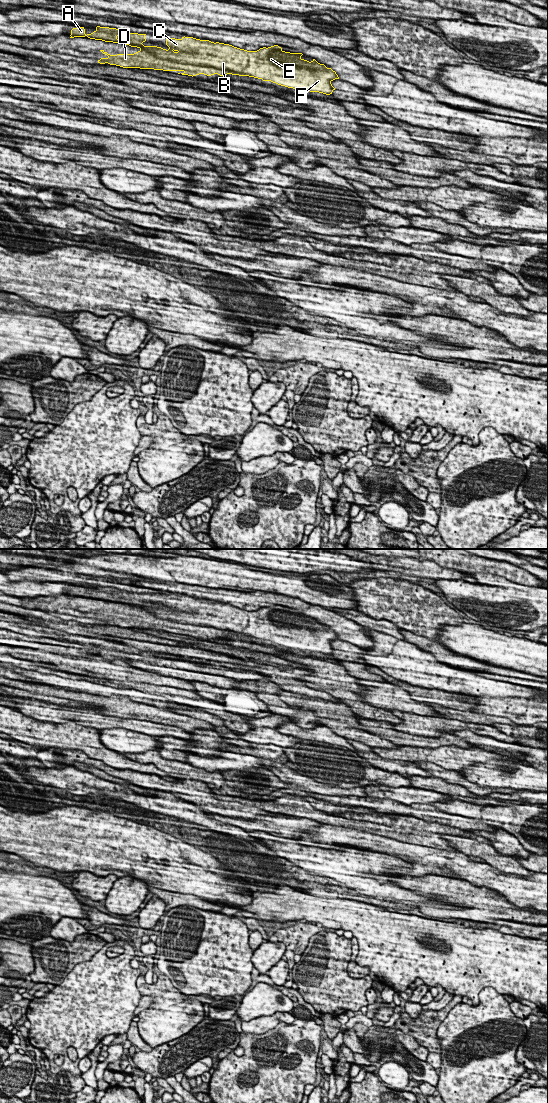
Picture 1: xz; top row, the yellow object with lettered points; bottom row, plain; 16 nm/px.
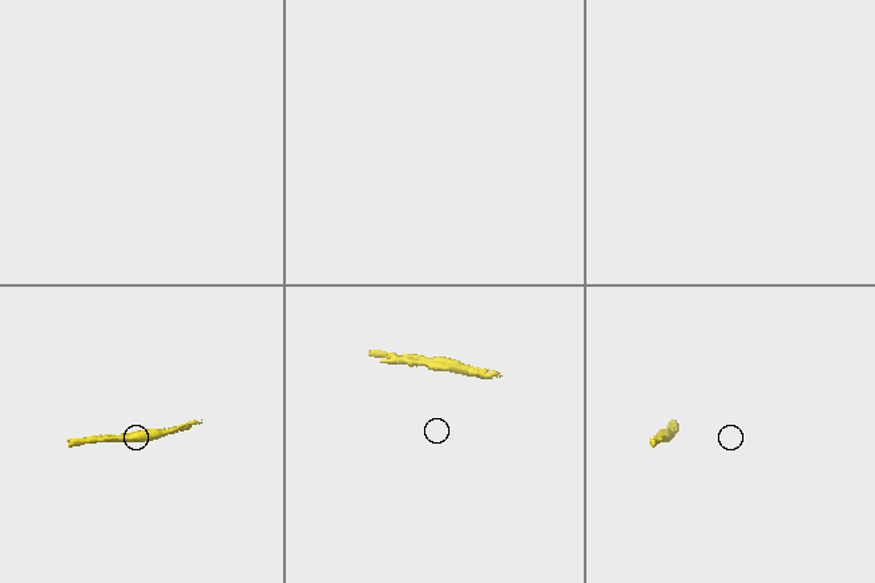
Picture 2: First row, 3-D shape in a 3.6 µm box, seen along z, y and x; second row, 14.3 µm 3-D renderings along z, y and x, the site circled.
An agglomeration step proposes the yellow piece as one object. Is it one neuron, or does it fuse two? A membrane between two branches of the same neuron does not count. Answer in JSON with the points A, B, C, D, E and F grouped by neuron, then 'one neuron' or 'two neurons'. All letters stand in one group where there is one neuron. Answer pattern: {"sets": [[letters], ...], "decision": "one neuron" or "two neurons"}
{"sets": [["A", "B", "C", "E", "F"], ["D"]], "decision": "two neurons"}

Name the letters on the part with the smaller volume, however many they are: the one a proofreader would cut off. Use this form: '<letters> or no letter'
D

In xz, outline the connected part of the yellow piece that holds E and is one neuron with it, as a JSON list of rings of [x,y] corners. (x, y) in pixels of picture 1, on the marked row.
[[[97,26],[91,34],[85,34],[84,27],[73,28],[71,37],[85,37],[90,39],[102,40],[105,42],[120,43],[118,37],[124,39],[123,44],[131,47],[144,49],[158,58],[169,59],[183,64],[199,65],[217,68],[224,71],[233,71],[237,74],[244,74],[249,77],[271,81],[288,88],[299,89],[302,91],[319,92],[326,95],[332,94],[335,88],[331,82],[339,79],[338,75],[331,68],[318,63],[315,59],[311,62],[301,58],[302,53],[290,53],[282,50],[278,45],[263,47],[257,51],[247,51],[234,47],[229,44],[211,42],[209,40],[200,40],[193,37],[182,37],[181,39],[166,38],[168,50],[157,46],[144,46],[146,34],[122,32],[116,28]]]

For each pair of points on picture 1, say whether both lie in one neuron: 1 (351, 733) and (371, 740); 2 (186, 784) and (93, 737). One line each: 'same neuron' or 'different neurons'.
1: same neuron
2: same neuron

